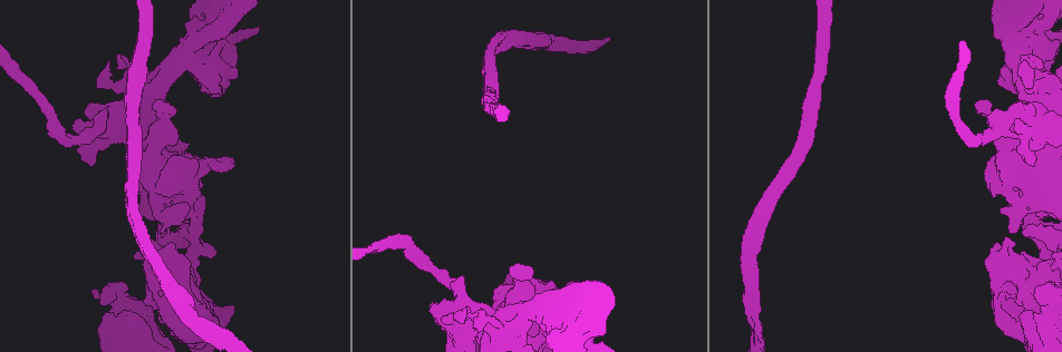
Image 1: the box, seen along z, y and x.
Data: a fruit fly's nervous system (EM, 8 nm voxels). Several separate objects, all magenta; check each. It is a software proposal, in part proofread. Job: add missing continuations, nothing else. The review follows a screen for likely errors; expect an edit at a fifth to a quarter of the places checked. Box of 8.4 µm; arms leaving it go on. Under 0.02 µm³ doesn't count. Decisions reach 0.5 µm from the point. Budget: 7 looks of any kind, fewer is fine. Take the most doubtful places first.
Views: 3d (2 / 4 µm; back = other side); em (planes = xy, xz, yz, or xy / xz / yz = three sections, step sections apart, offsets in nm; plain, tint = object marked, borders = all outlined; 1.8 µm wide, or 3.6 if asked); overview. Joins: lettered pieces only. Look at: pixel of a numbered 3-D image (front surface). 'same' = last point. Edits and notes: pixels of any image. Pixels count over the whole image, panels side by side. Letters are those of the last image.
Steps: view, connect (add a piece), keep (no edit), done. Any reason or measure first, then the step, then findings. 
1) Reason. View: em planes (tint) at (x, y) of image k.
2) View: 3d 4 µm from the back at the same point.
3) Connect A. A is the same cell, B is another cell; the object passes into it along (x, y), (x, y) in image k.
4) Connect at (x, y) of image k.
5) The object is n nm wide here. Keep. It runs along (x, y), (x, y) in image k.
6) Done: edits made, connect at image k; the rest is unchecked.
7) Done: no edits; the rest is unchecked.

Touches itself. View: em planes (borders) at (1027, 208) of image 1.

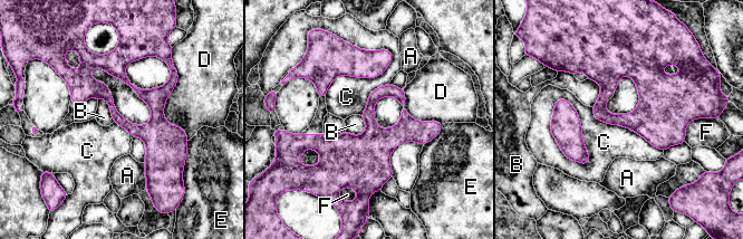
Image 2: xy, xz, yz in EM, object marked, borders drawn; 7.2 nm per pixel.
Keep. A, B, C, D, E and F are other cells; it runs along (125, 51), (121, 74), (157, 107), (150, 178) in image 2; none of them fits.

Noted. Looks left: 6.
Thick end. View: em planes (plain) at (1024, 314) of image 1.

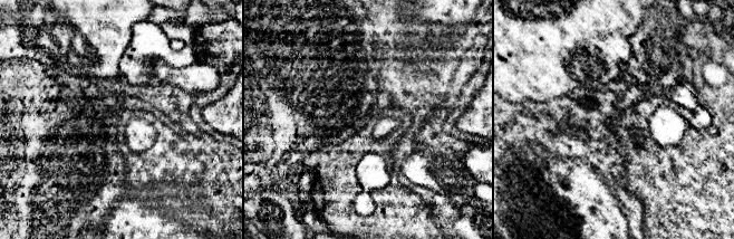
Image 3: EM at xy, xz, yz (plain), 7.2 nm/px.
View: em planes (borders) at the same point.

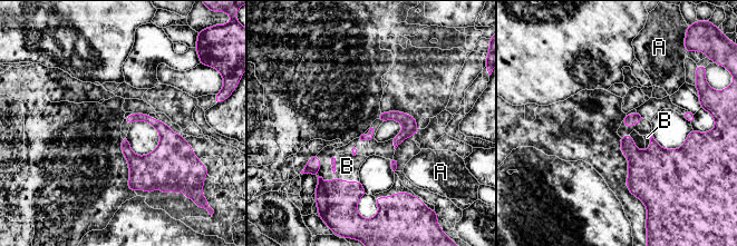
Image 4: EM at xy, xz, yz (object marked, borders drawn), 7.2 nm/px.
The longest contact is with B, 380 nm. Connect B. B is the same cell, A is another cell; the object passes into it along (337, 200), (329, 181), (347, 166) in image 4; it goes on there.

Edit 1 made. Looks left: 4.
Redraw. View: overview.

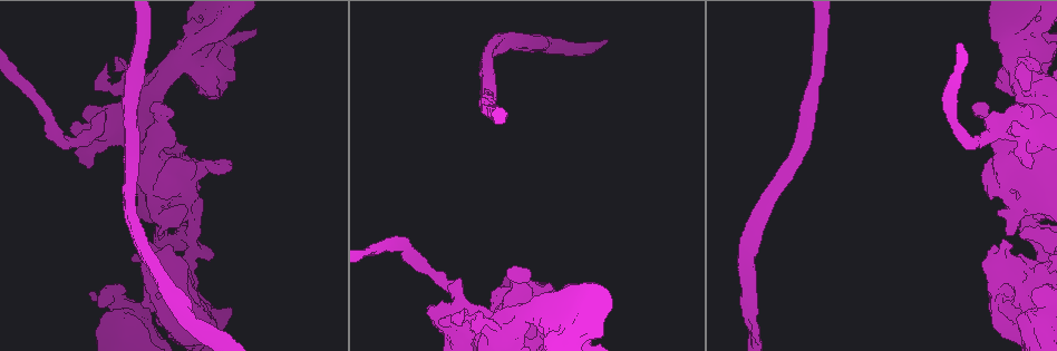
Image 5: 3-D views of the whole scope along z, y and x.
Calibre changes. View: 3d 4 µm at (219, 87) of image 5.

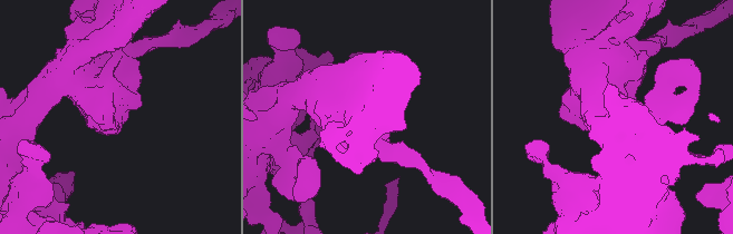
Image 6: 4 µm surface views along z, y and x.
View: em planes (plain) at (115, 116) of image 6.

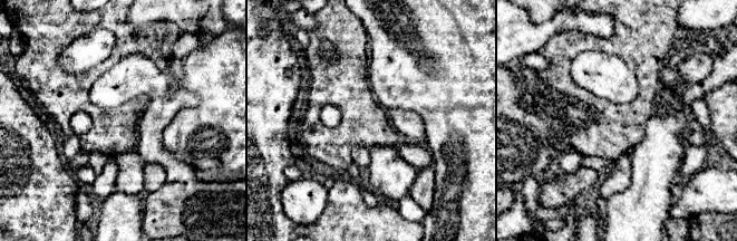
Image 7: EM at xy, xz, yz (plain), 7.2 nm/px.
What lies round it. View: em planes (borders) at the same point.

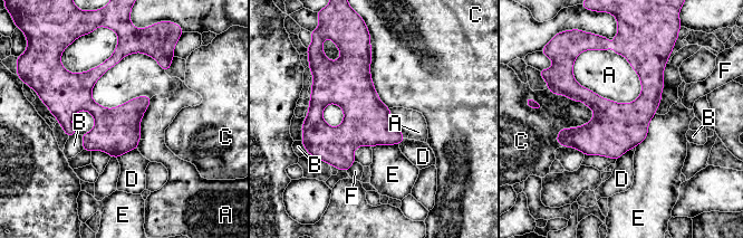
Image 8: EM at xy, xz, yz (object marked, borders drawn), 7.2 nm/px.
The object is 340 nm wide here. Keep. A, B, C, D, E and F are other cells; a border runs along (164, 69), (127, 54), (92, 98) in image 8; none of them fits.

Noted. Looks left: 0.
Done: edits made, connect at image 4; the rest is unchecked.

